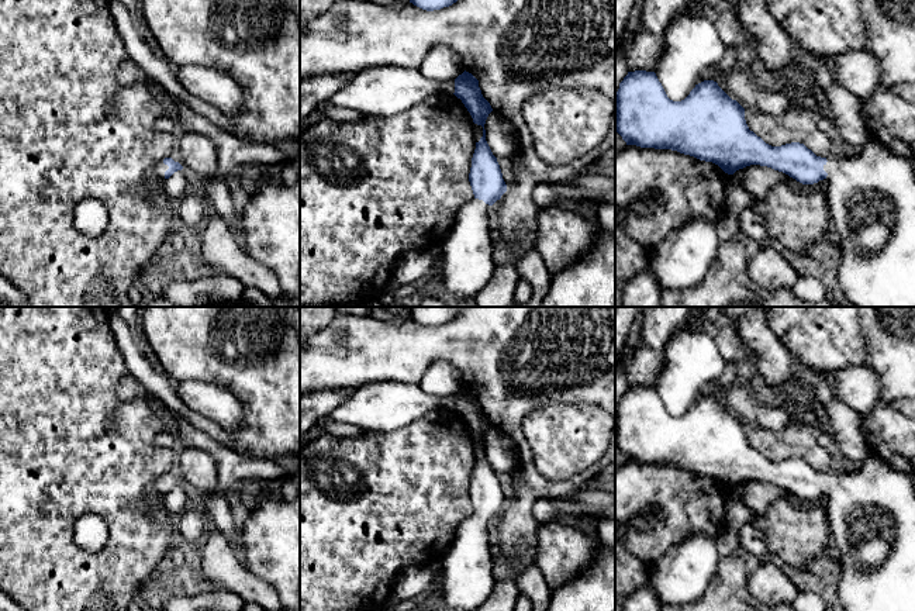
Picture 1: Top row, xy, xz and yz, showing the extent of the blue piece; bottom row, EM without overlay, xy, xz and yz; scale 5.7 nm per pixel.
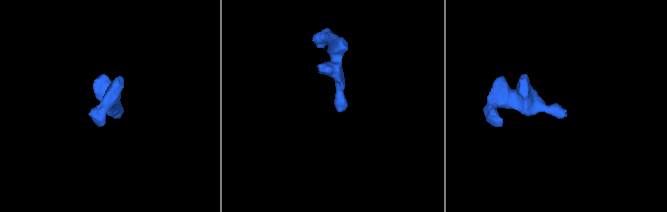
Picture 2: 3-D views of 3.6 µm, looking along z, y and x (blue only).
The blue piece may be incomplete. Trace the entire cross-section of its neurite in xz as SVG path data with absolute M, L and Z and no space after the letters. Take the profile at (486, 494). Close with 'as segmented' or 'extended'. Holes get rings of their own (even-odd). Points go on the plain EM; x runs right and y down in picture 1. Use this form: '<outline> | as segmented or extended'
M465 386L455 394L453 410L462 415L473 438L483 442L483 452L476 458L469 489L474 512L458 527L449 549L439 560L439 590L446 611L477 611L496 584L491 521L507 507L507 500L486 456L484 439L493 424L483 412L479 396Z | extended

